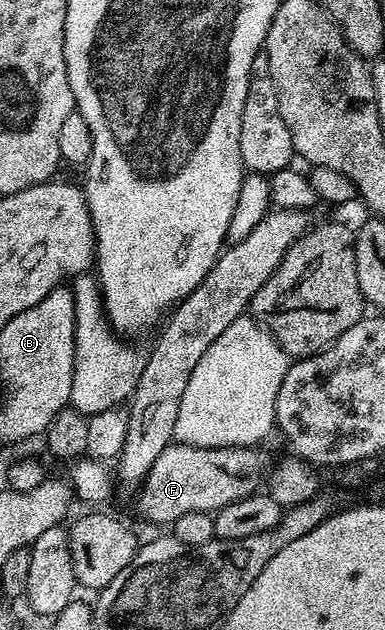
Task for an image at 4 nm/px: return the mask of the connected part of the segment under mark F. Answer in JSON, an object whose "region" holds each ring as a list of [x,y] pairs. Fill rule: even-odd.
{"region":[[[171,443],[160,451],[160,459],[152,463],[152,471],[148,471],[145,481],[142,482],[138,493],[138,513],[146,521],[154,525],[173,526],[180,515],[188,515],[188,511],[204,511],[215,514],[219,509],[228,507],[240,499],[250,497],[263,488],[264,482],[269,478],[272,460],[262,447],[245,445],[244,447],[192,447]]]}

